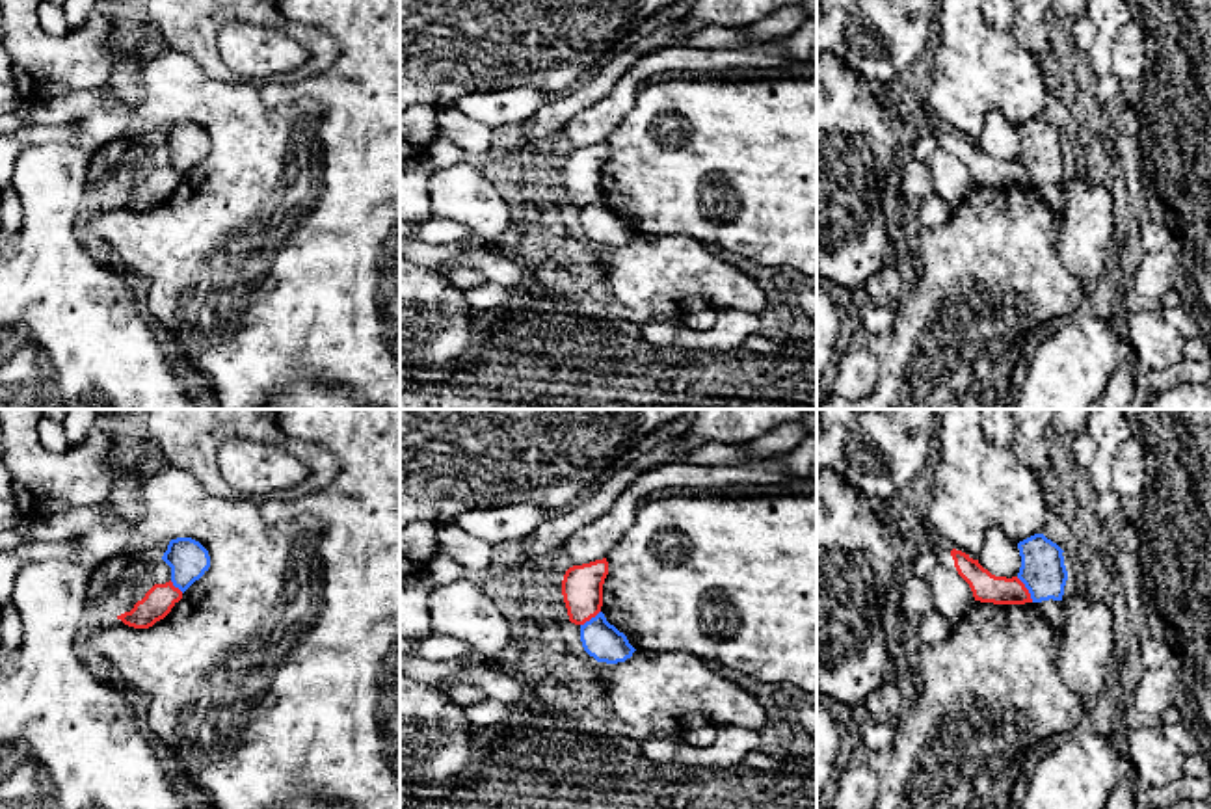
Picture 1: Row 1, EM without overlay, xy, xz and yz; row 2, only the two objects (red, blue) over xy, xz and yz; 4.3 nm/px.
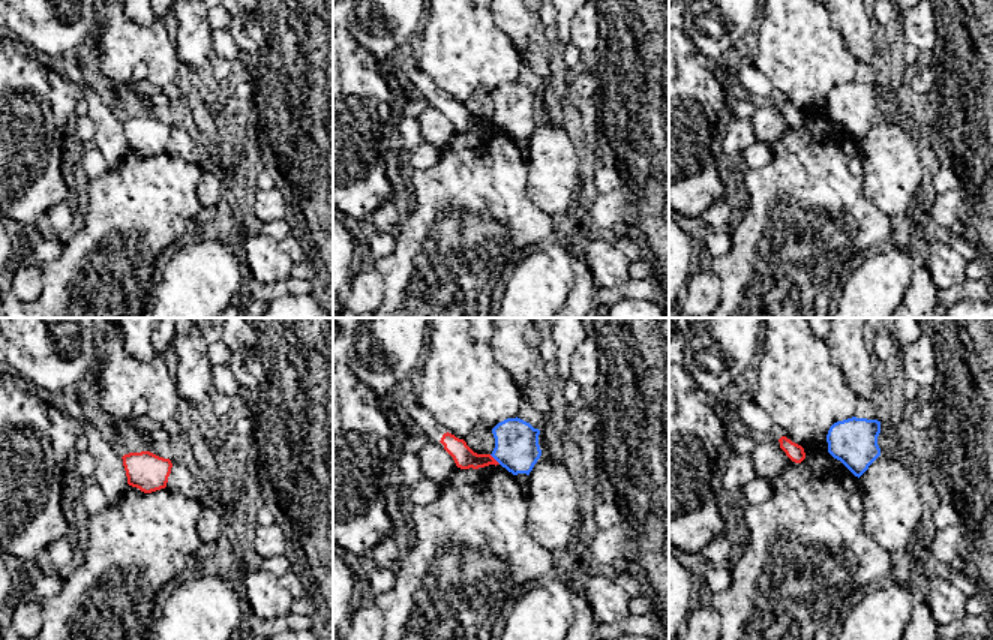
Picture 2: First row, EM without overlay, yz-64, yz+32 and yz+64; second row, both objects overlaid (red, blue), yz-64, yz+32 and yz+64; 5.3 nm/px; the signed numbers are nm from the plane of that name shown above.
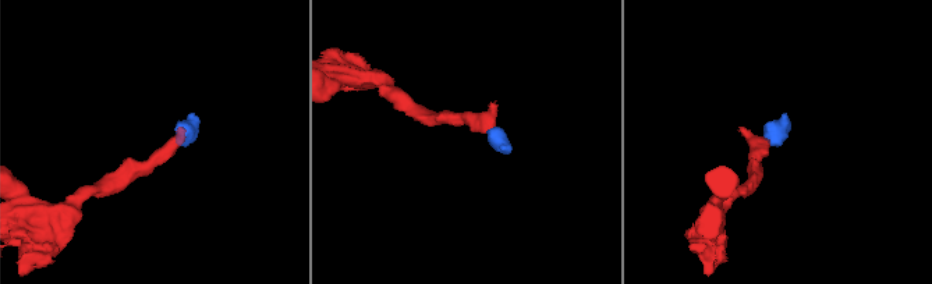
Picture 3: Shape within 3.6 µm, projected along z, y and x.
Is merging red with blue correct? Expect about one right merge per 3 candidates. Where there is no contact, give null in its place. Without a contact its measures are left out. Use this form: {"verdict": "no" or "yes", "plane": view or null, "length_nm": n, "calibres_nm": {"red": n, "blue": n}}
{"verdict": "no", "plane": "yz", "length_nm": 130, "calibres_nm": {"red": 130, "blue": 200}}

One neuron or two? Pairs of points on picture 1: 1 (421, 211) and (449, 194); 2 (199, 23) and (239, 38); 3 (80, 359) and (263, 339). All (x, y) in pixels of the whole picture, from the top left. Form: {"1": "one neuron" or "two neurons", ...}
{"1": "two neurons", "2": "two neurons", "3": "two neurons"}

